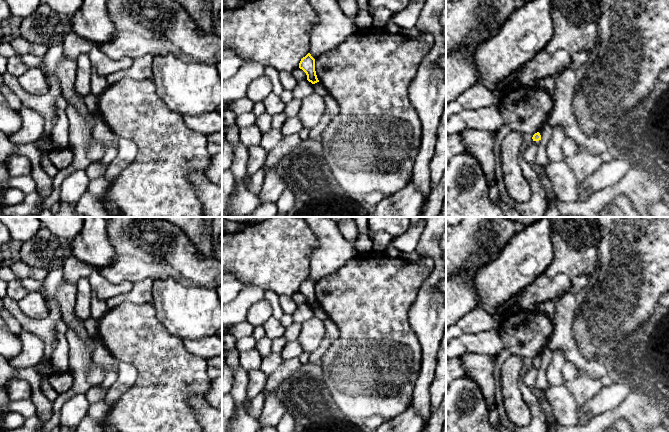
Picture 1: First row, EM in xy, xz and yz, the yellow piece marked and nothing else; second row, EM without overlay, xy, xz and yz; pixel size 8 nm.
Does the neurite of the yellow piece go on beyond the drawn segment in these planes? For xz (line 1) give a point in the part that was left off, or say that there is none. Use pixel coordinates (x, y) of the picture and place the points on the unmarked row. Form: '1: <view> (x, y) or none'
1: none

